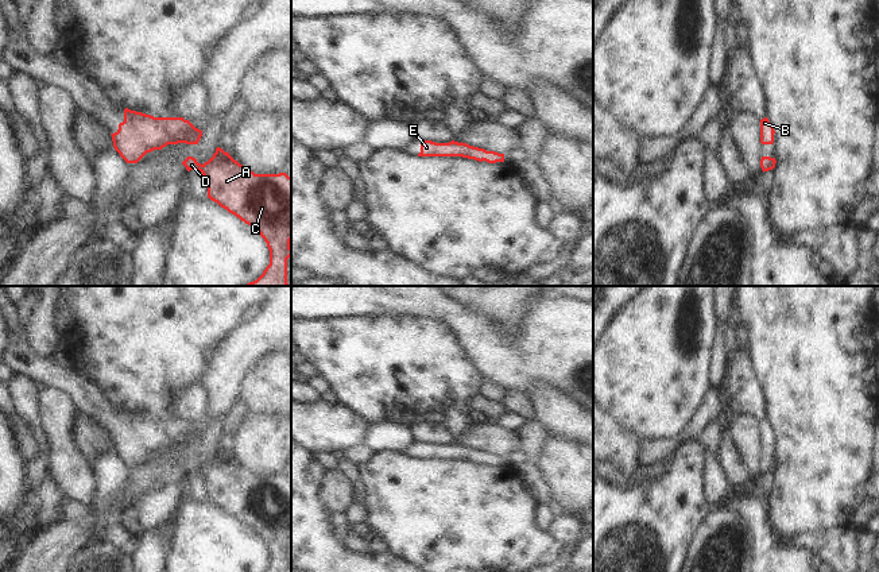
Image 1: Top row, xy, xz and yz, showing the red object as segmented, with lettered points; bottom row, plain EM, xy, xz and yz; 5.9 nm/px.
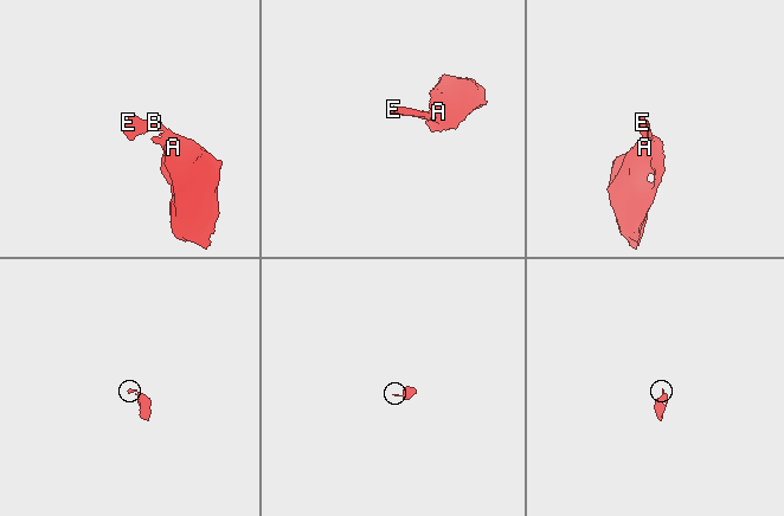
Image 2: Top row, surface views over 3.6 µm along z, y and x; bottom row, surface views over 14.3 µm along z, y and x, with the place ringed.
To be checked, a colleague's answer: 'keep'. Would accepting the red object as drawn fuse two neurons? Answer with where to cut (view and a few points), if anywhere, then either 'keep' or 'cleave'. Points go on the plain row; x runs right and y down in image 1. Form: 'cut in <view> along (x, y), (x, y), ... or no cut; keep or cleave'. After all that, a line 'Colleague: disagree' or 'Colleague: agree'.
no cut; keep
Colleague: agree

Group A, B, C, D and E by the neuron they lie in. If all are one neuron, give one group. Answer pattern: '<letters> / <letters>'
A B C D E

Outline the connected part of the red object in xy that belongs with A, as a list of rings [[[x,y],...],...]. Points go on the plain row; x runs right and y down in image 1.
[[[220,449],[204,467],[193,459],[187,459],[182,467],[187,474],[202,475],[208,488],[208,500],[260,536],[270,552],[270,567],[266,572],[287,572],[287,561],[291,559],[291,479],[286,475],[255,476]]]

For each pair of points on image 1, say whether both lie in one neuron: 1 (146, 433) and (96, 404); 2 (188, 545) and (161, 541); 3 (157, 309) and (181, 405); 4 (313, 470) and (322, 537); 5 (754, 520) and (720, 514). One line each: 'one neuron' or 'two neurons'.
1: one neuron
2: two neurons
3: two neurons
4: one neuron
5: two neurons

